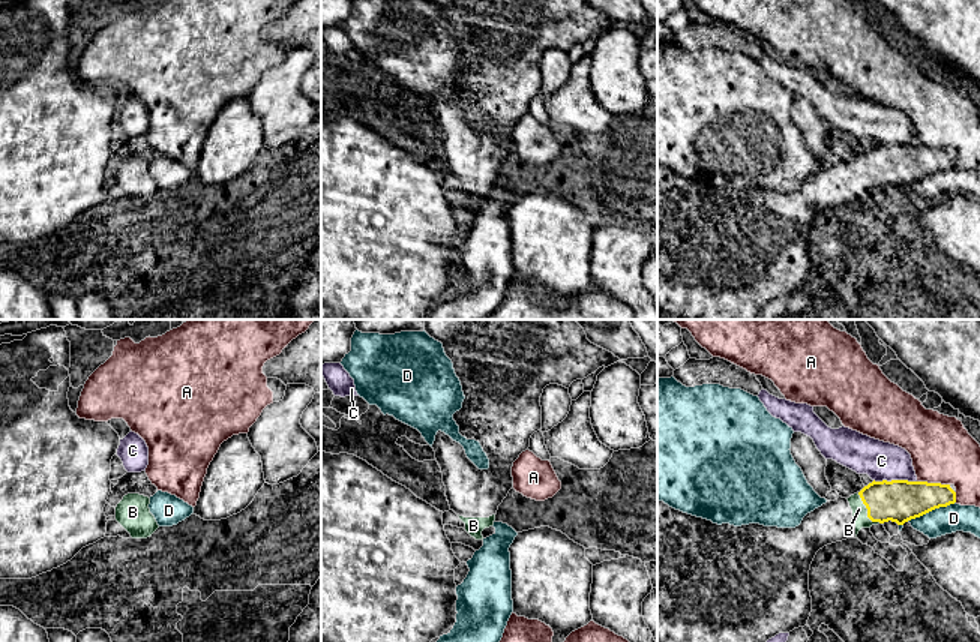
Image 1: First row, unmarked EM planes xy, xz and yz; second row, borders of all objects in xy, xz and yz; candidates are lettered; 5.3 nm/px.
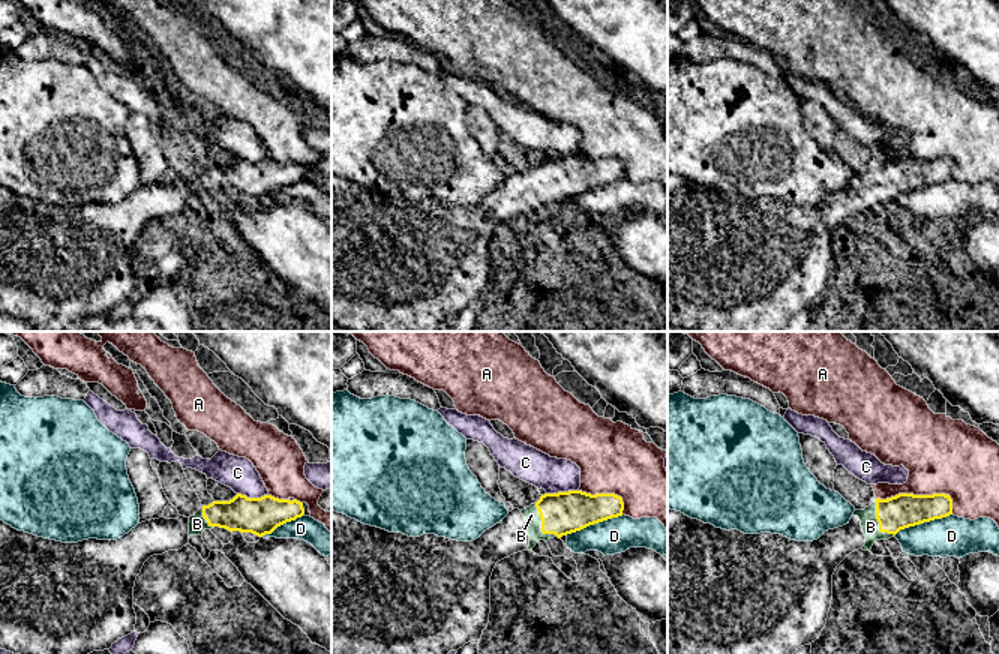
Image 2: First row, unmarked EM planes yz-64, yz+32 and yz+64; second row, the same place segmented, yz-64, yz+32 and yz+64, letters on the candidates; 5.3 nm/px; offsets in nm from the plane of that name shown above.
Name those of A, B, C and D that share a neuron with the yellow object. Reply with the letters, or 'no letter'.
B

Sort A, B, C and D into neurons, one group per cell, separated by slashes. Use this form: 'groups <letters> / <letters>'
groups A / B / C / D

